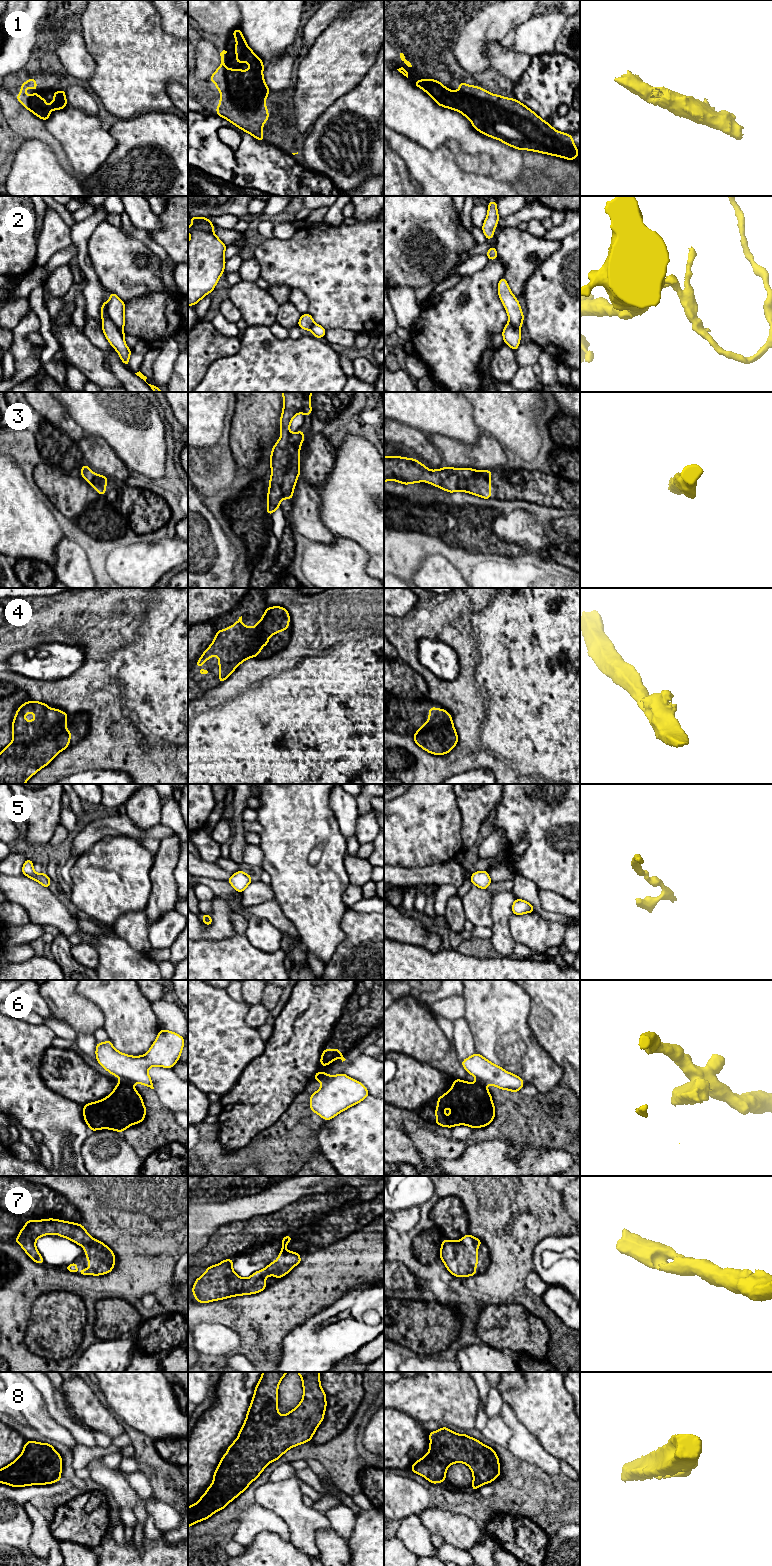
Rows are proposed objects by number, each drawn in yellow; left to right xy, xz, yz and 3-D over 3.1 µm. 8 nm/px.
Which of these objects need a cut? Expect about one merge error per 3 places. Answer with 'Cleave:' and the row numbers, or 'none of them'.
Cleave: 2, 4, 6

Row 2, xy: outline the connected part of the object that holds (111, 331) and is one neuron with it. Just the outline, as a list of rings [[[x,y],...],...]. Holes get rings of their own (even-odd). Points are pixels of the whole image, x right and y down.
[[[106,301],[101,306],[102,329],[105,337],[112,347],[119,353],[122,362],[129,367],[129,357],[131,351],[125,343],[124,335],[120,332],[116,324],[108,316],[108,304]]]

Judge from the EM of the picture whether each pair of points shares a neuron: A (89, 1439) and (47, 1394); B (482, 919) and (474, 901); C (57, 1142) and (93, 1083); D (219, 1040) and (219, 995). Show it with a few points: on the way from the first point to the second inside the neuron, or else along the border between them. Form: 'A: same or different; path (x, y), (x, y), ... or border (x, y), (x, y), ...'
A: same; path (76, 1430), (52, 1407)
B: same; path (479, 915), (477, 905)
C: different; border (59, 1094), (82, 1106)
D: same; path (216, 1029), (216, 1006)

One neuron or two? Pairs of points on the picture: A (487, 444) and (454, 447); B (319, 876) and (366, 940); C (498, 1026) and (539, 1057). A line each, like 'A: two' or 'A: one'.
A: one
B: two
C: one

